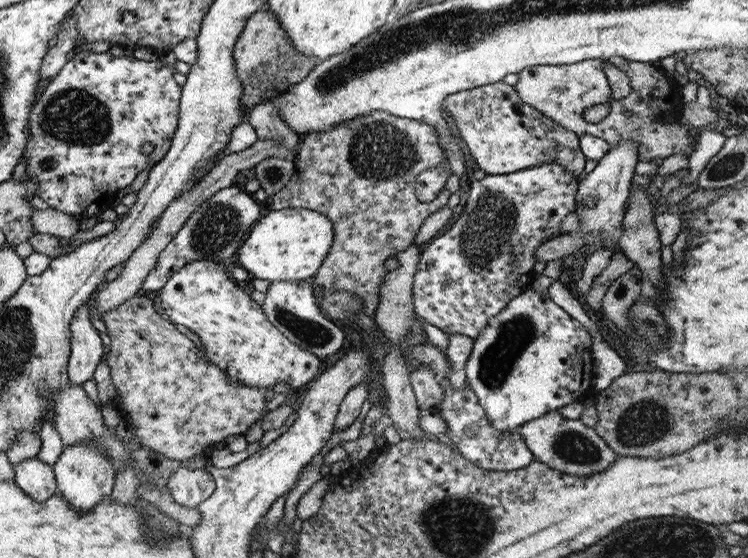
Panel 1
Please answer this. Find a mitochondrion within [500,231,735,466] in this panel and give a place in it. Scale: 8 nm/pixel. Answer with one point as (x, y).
(649, 421)

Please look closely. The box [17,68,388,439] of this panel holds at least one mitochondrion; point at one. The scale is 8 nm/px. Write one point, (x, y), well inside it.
(74, 116)

